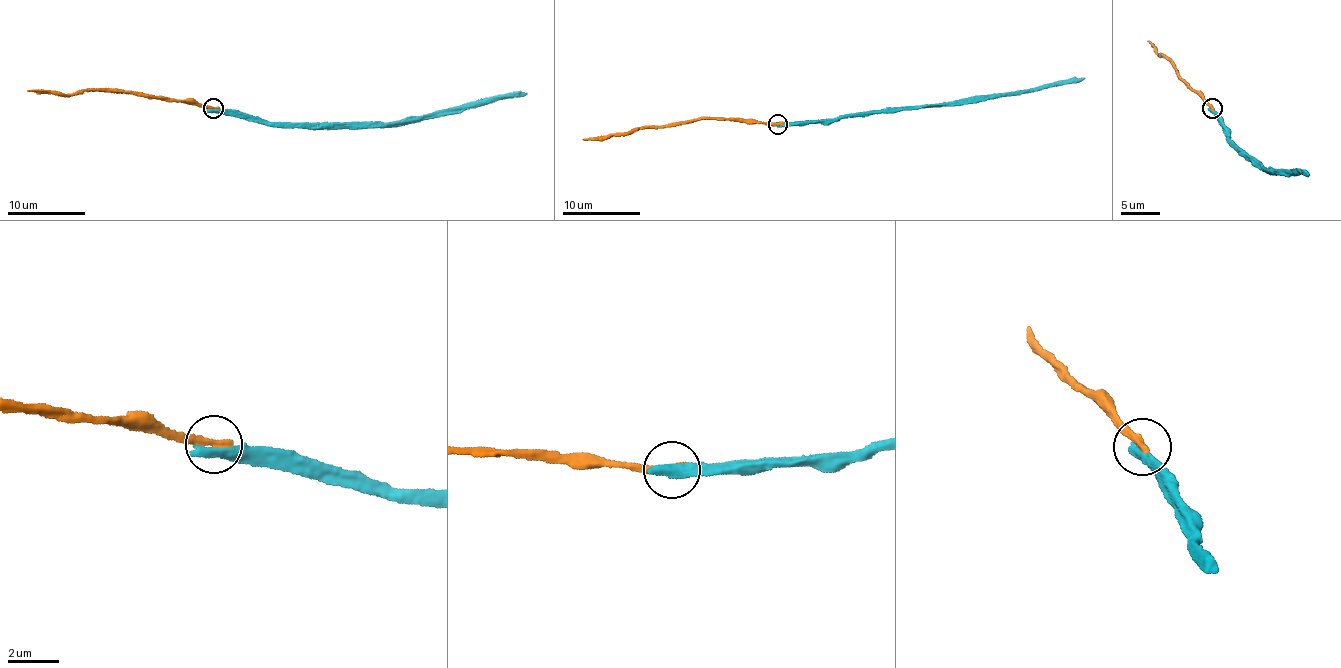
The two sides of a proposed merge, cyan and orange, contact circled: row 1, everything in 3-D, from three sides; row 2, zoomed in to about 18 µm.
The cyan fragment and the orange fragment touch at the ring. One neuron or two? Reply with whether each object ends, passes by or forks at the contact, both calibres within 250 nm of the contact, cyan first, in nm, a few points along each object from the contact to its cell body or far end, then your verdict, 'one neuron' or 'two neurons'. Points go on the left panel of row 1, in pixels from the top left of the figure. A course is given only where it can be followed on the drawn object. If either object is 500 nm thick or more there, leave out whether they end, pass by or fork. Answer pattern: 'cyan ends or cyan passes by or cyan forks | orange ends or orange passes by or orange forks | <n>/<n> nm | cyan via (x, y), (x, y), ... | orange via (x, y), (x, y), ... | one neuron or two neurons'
550/380 nm | cyan via (213, 109), (235, 109), (281, 124), (381, 123), (421, 120), (527, 93) | orange via (213, 109), (116, 91), (85, 90), (55, 95), (46, 91), (26, 91) | two neurons

